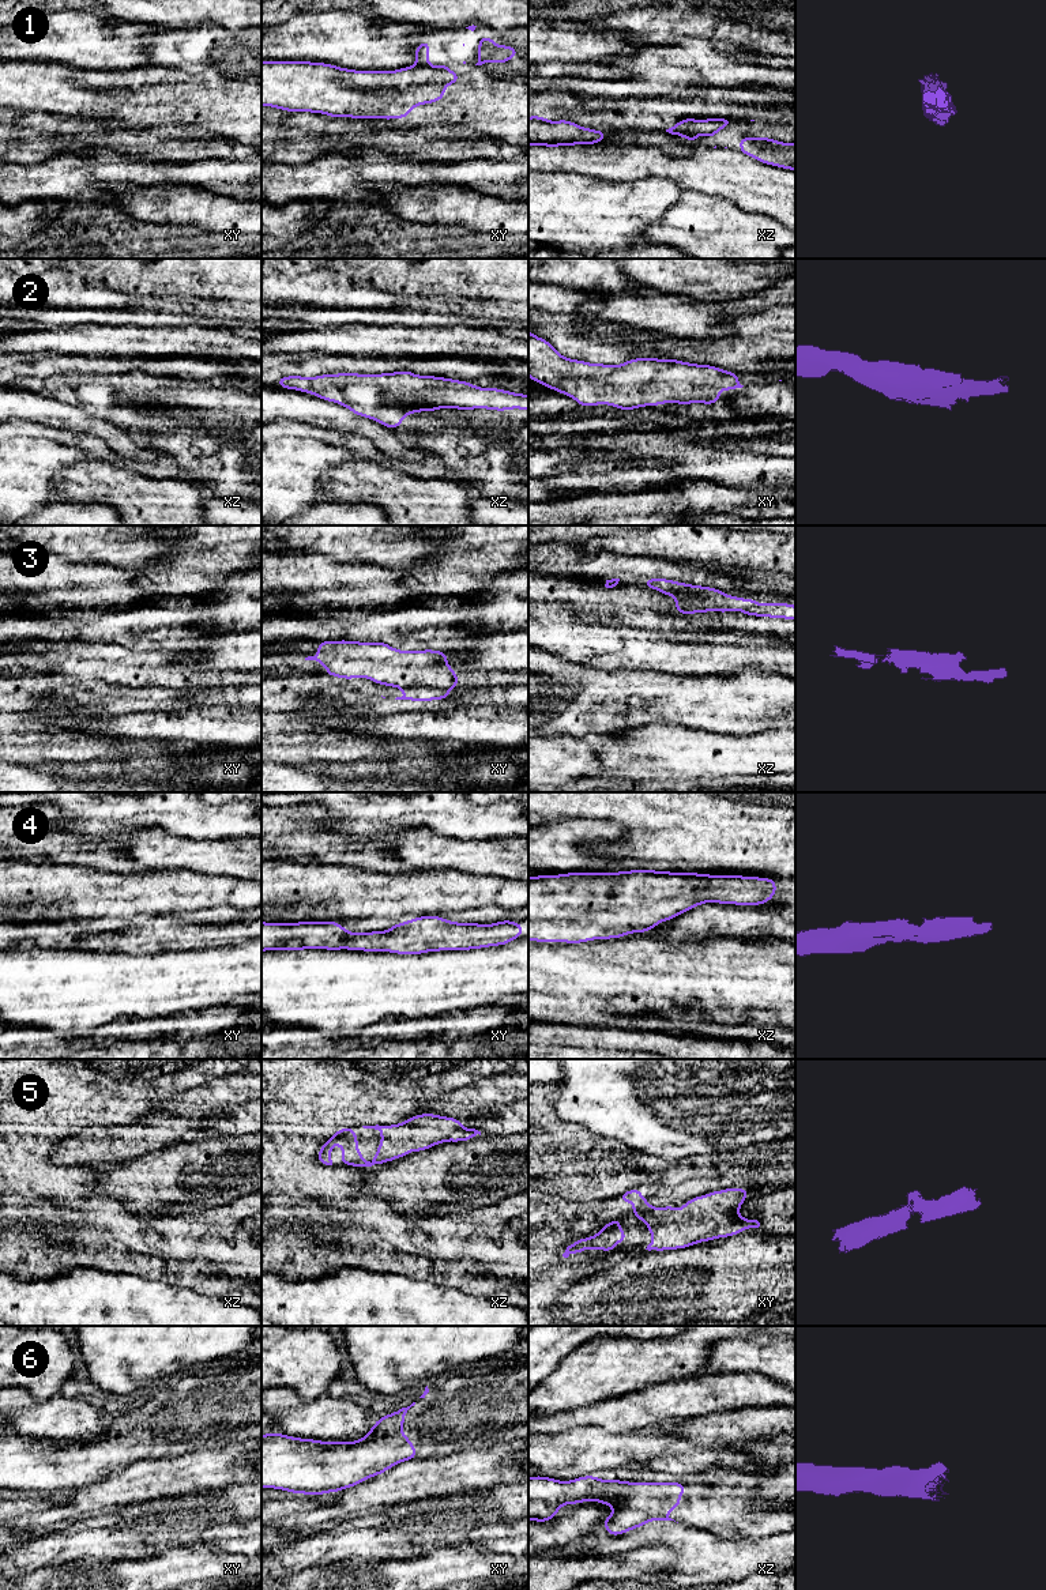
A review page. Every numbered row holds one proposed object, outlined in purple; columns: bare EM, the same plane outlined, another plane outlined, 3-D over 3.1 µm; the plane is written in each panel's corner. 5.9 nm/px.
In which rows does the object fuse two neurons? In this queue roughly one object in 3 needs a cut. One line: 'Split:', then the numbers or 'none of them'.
Split: 1, 3

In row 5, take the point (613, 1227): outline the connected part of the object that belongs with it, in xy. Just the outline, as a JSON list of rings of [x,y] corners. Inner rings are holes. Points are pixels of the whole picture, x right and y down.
[[[614,1218],[605,1227],[599,1229],[599,1232],[591,1237],[579,1239],[575,1243],[571,1243],[565,1252],[562,1254],[564,1258],[568,1258],[571,1252],[582,1254],[586,1248],[592,1248],[597,1251],[612,1251],[614,1252],[616,1244],[618,1242],[627,1242],[627,1233],[620,1228],[621,1220]]]

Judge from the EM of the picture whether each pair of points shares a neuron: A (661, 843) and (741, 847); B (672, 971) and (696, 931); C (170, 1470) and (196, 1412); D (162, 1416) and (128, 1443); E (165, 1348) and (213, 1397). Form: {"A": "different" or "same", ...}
{"A": "same", "B": "different", "C": "different", "D": "same", "E": "different"}

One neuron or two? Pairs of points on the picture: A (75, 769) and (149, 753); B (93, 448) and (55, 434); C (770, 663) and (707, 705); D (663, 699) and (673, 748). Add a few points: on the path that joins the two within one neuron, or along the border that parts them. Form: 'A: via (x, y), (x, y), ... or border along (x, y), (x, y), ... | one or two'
A: via (93, 769), (131, 769) | one
B: via (83, 441), (64, 437) | one
C: border along (781, 674), (740, 670), (726, 675) | two
D: border along (657, 712), (665, 719), (698, 730) | two

